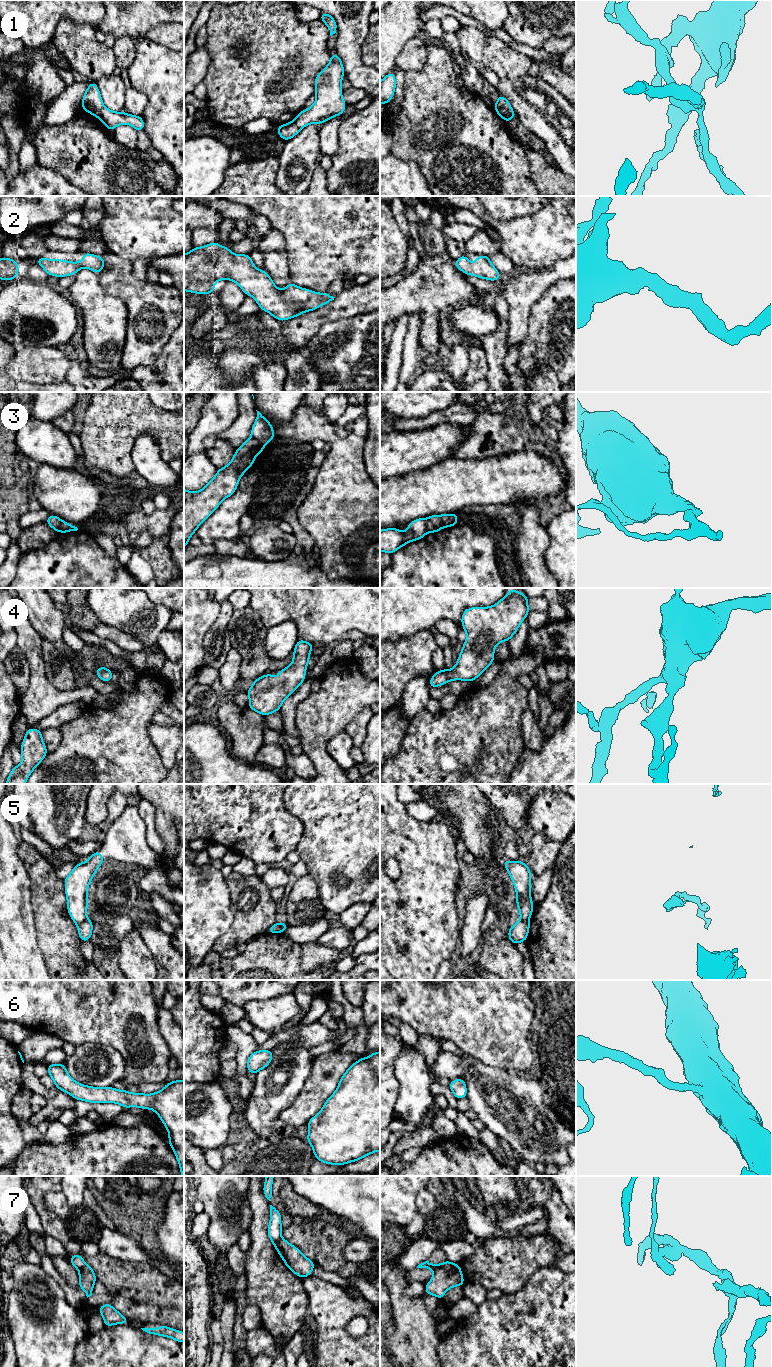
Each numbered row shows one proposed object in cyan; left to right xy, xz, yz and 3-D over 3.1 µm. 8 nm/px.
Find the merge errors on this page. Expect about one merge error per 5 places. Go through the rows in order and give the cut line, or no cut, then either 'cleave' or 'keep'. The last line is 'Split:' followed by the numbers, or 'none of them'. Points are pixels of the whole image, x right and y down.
1: cut yz (495, 104), (500, 106), (511, 118); cleave
2: cut none; keep
3: cut xz (252, 436), (264, 444); cleave
4: cut none; keep
5: cut xy (87, 918), (77, 926); cleave
6: cut none; keep
7: cut yz (450, 1262), (434, 1272); cleave
Split: 1, 3, 5, 7

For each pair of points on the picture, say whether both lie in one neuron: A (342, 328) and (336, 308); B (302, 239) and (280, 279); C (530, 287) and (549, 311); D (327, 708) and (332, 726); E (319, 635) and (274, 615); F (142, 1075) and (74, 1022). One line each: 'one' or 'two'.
A: two
B: two
C: two
D: one
E: one
F: one

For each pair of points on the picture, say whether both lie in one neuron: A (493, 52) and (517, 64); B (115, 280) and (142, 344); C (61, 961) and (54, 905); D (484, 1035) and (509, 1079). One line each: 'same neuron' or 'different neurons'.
A: same neuron
B: same neuron
C: same neuron
D: different neurons

